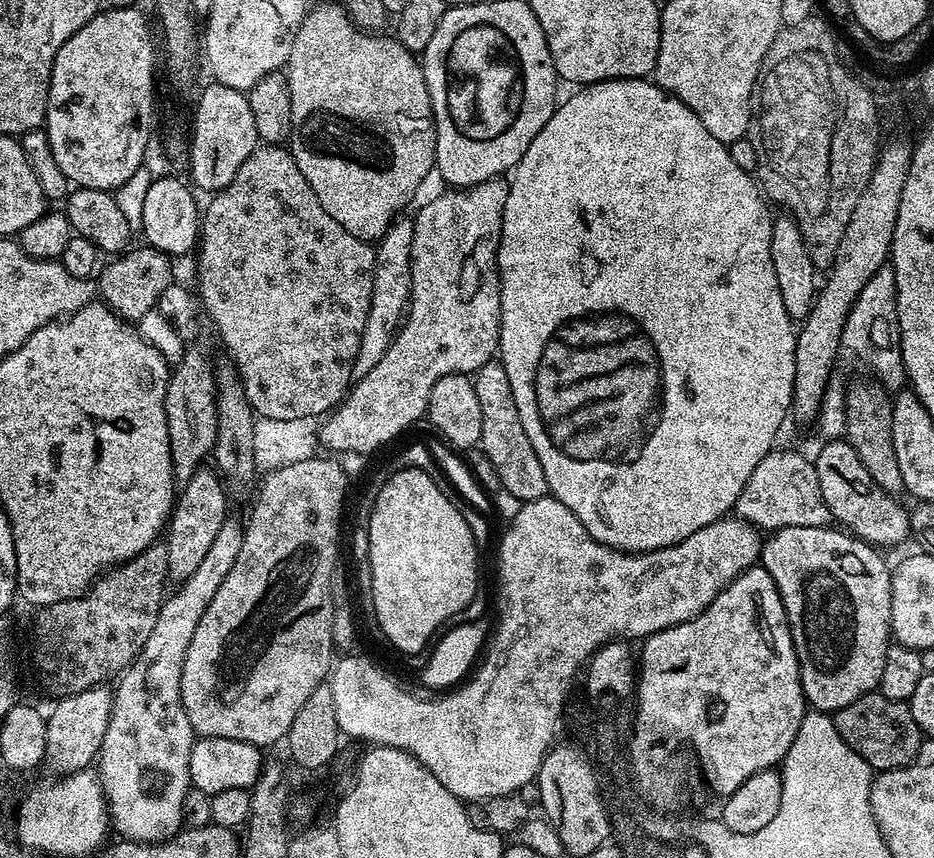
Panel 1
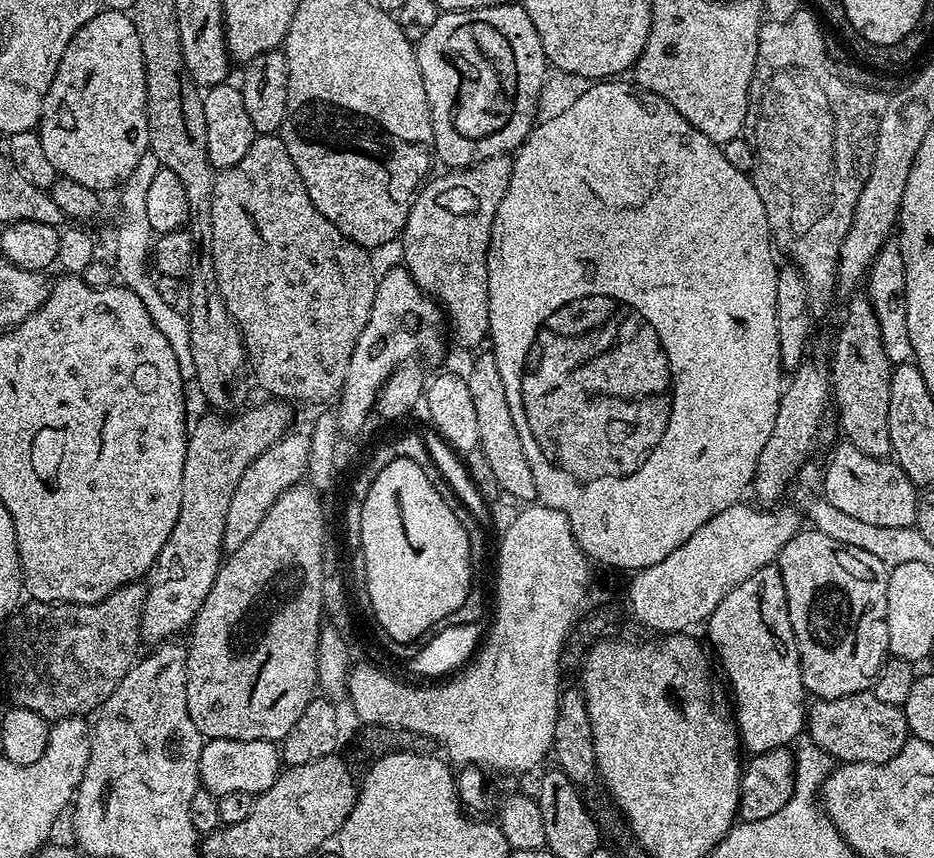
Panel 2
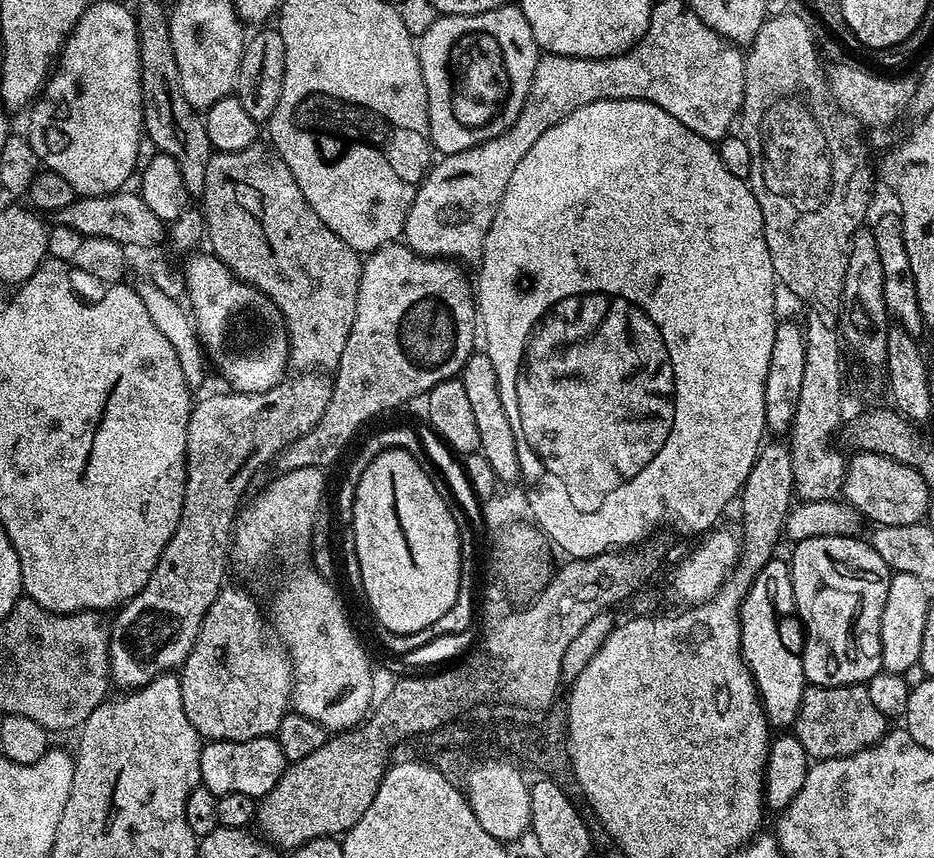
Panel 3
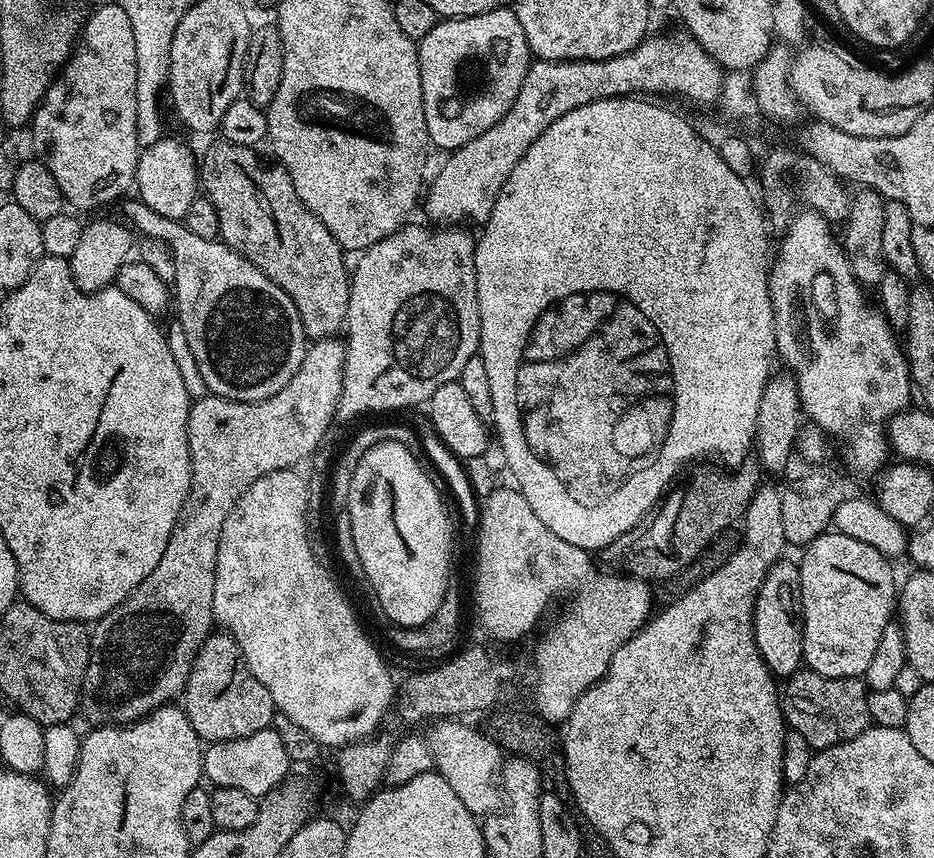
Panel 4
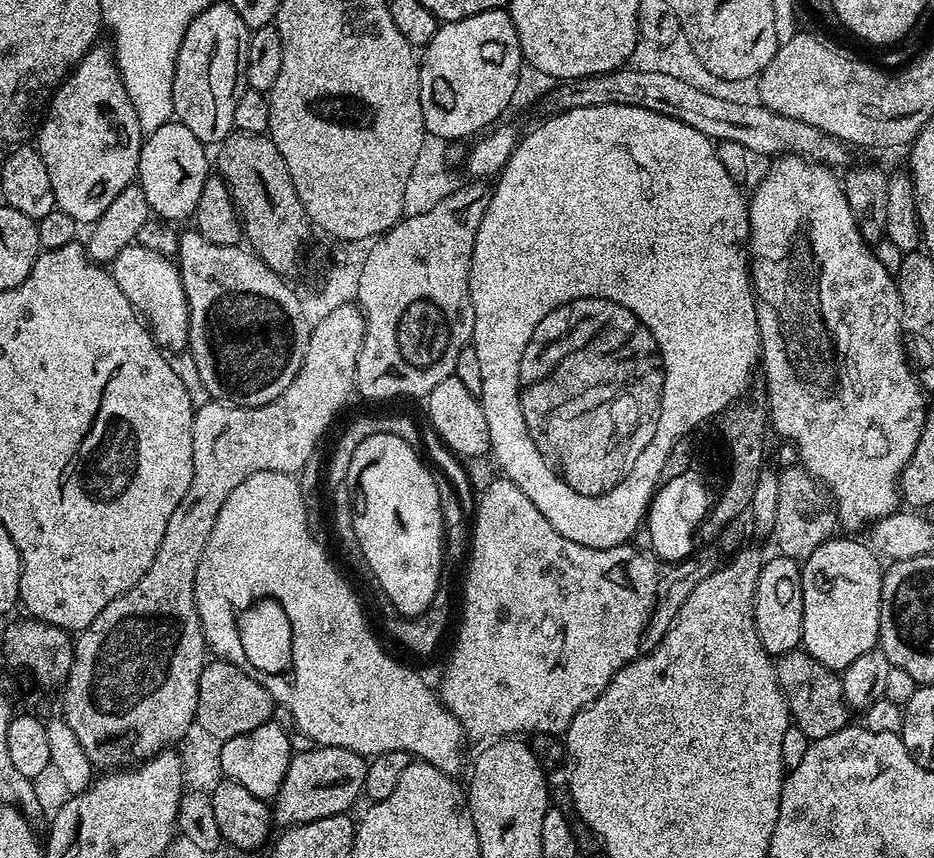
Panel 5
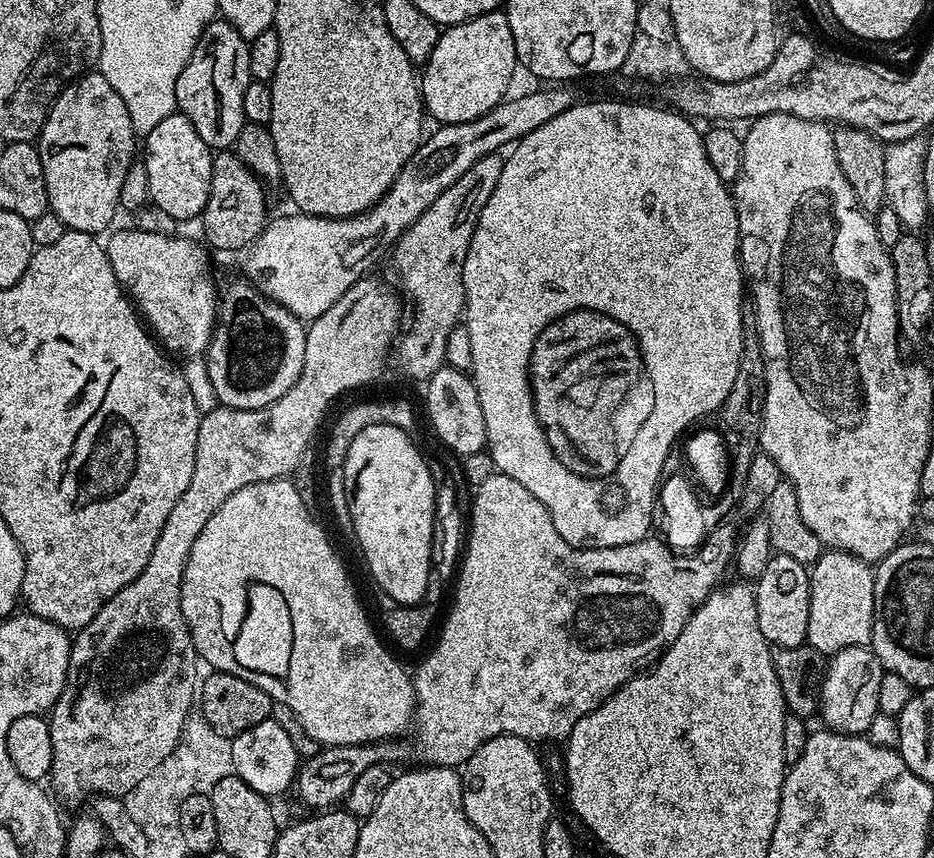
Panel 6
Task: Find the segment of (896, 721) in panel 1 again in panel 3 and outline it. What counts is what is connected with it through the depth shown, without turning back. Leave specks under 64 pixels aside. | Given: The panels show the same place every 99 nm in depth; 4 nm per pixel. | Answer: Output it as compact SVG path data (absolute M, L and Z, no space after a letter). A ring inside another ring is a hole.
M862 684L850 686L805 687L800 703L800 715L796 717L794 734L813 761L842 758L877 744L889 731L890 720L874 706L867 687Z

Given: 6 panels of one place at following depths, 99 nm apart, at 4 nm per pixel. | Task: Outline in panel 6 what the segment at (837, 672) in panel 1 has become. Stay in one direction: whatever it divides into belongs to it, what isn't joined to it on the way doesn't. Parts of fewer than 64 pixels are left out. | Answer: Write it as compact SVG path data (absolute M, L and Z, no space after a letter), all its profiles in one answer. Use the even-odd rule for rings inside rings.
M821 551L810 575L810 620L808 622L808 647L831 658L847 648L862 648L872 643L874 630L873 565L849 552Z

